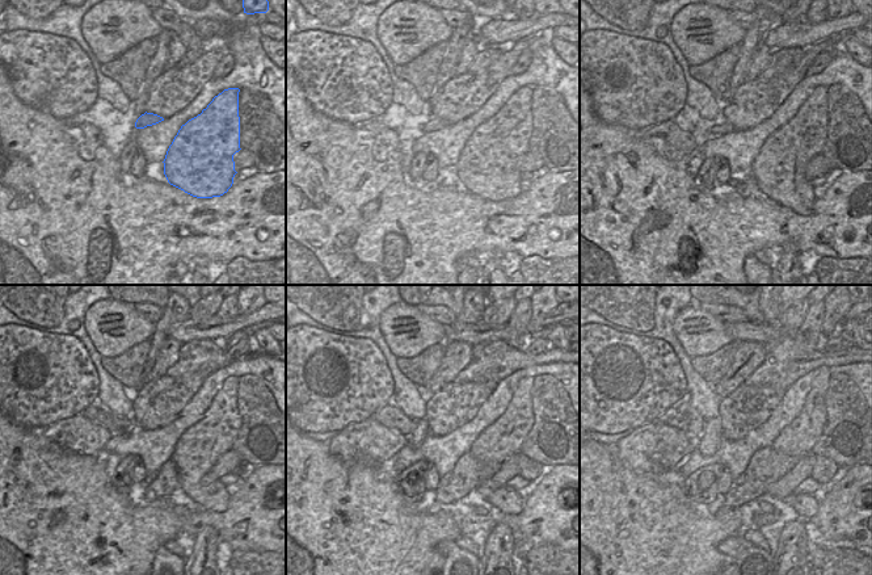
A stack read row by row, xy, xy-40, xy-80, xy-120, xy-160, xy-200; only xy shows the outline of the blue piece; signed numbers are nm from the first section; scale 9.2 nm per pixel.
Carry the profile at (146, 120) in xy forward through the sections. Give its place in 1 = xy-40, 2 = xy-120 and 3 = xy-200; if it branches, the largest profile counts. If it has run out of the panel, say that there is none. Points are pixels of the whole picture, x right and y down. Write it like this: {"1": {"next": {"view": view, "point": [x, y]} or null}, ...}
{"1": {"next": {"view": "xy-40", "point": [434, 124]}}, "2": {"next": {"view": "xy-120", "point": [96, 412]}}, "3": {"next": {"view": "xy-200", "point": [683, 416]}}}

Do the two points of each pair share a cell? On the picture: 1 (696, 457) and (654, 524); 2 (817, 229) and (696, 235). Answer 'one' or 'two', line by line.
1: two
2: one

